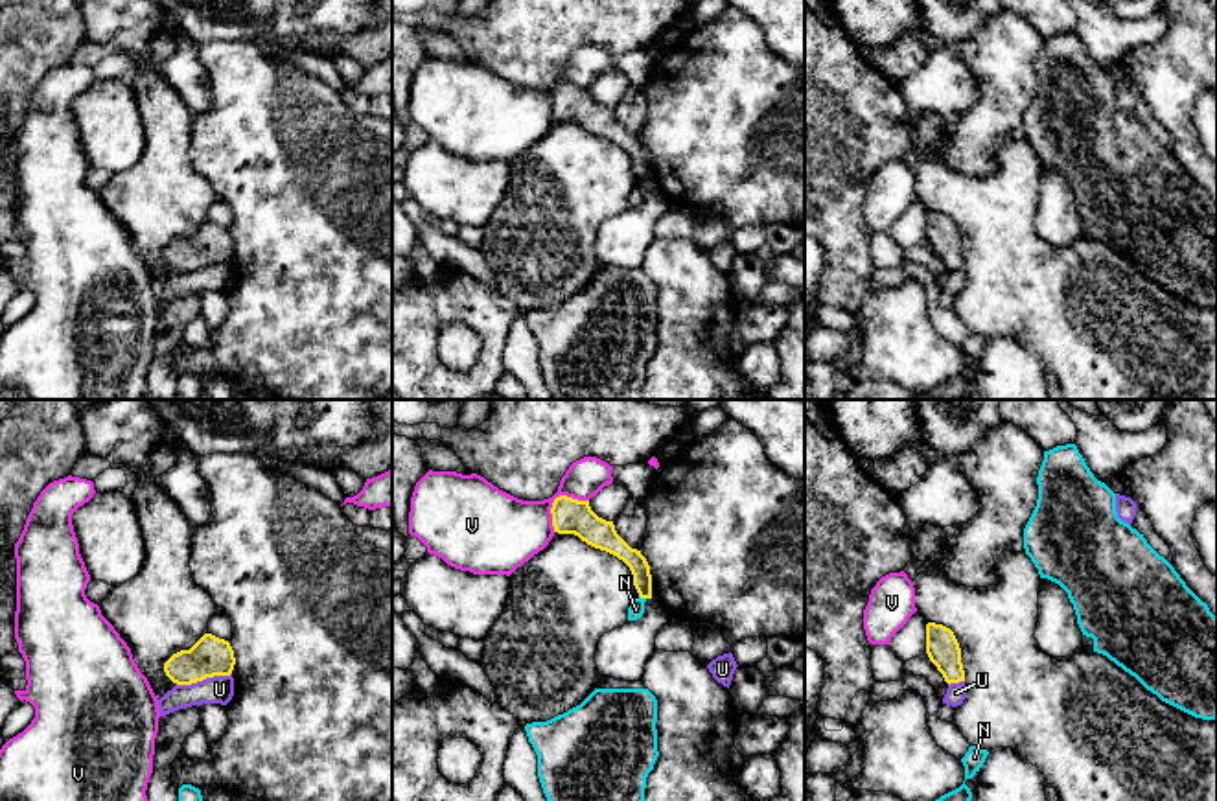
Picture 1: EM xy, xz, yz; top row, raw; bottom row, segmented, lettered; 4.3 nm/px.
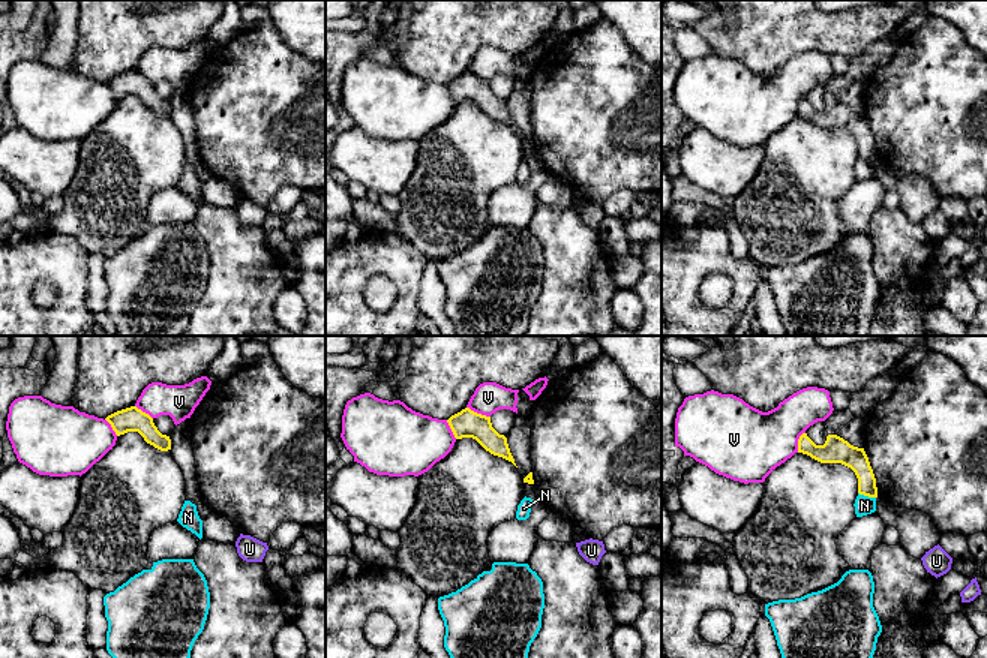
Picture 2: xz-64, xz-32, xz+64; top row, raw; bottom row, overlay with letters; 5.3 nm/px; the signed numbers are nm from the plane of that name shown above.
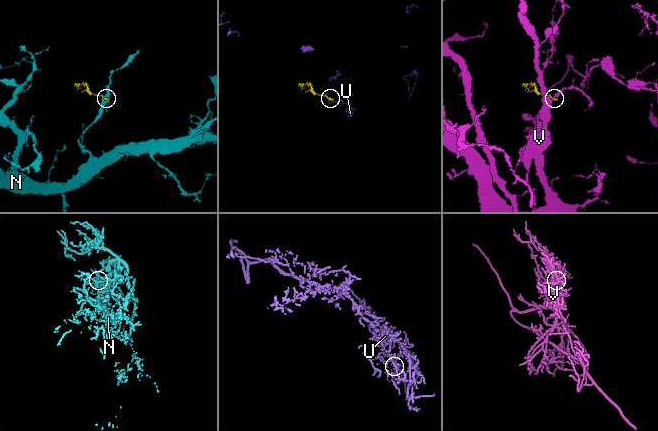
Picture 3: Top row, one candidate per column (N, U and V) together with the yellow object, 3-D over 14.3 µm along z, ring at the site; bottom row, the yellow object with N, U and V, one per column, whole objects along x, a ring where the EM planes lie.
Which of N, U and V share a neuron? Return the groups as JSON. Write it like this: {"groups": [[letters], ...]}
{"groups": [["N"], ["U"], ["V"]]}

